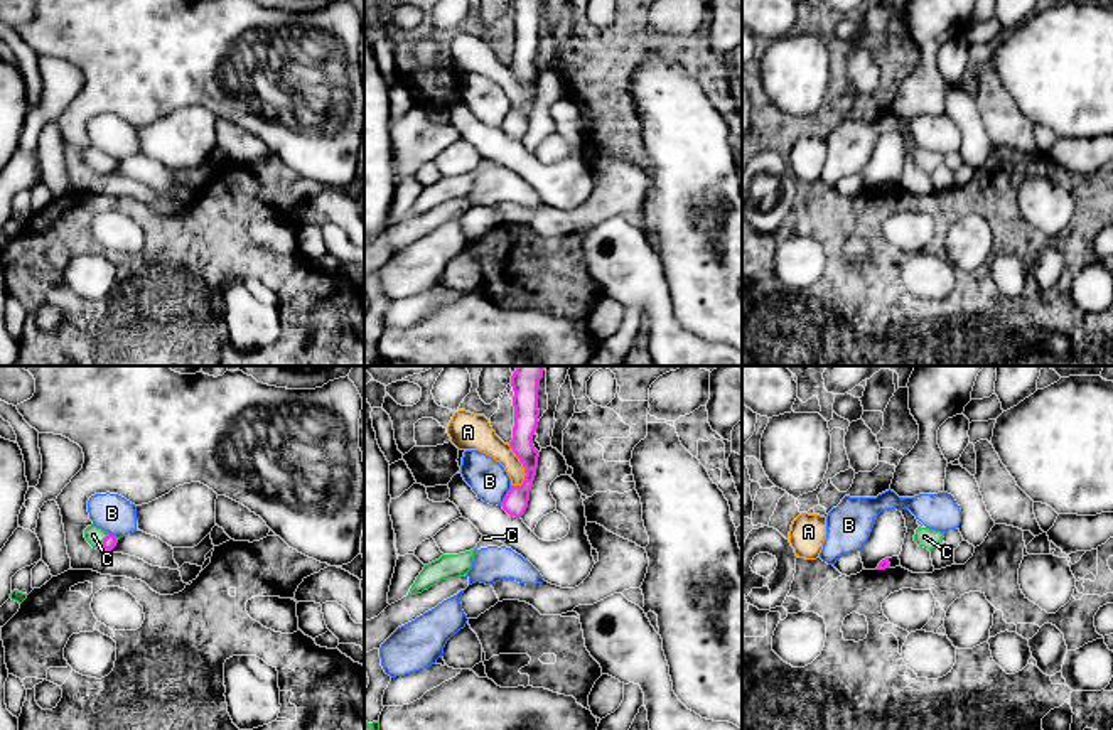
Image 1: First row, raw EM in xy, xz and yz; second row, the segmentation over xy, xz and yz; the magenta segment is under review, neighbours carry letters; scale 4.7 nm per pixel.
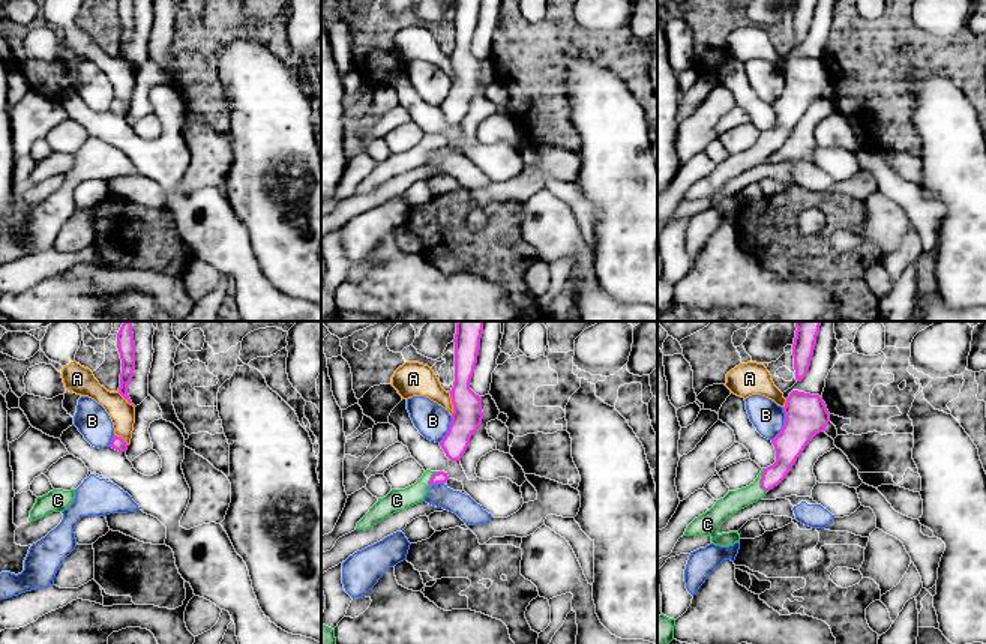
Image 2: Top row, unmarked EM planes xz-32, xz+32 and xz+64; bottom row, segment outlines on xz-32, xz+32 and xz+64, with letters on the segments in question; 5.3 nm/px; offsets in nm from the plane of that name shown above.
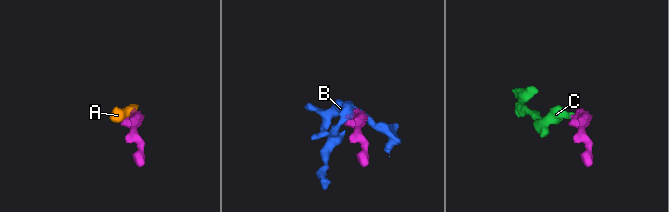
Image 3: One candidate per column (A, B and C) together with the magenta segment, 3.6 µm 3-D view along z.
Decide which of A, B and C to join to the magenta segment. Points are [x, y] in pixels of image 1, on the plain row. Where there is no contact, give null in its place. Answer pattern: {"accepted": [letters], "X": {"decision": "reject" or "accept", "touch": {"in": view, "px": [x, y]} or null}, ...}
{"accepted": ["C"], "A": {"decision": "reject", "touch": {"in": "xz", "px": [523, 88]}}, "B": {"decision": "reject", "touch": {"in": "xz", "px": [506, 118]}}, "C": {"decision": "accept", "touch": {"in": "xy", "px": [103, 164]}}}

